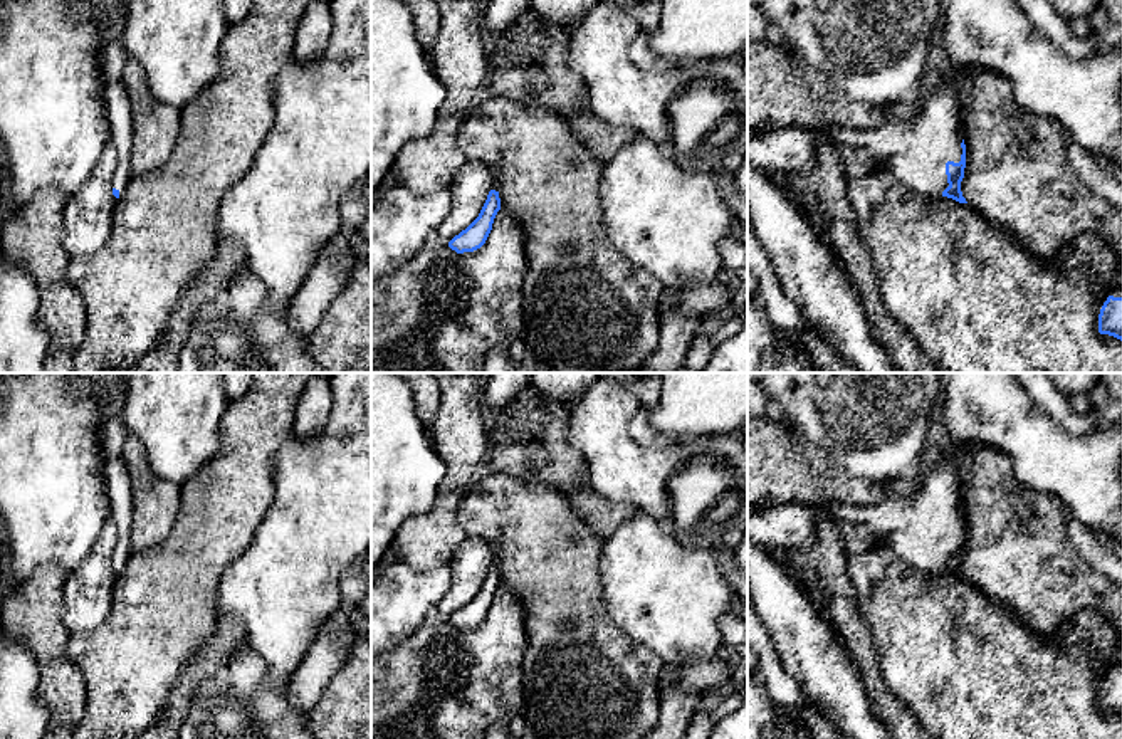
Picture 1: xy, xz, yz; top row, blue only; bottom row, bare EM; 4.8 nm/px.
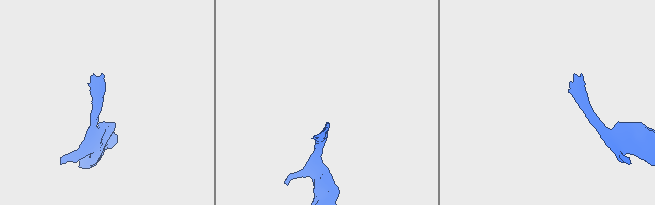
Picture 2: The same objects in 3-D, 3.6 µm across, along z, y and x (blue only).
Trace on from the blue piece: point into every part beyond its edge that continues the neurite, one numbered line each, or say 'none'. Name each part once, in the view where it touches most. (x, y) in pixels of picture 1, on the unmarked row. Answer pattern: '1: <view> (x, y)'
1: yz (916, 528)

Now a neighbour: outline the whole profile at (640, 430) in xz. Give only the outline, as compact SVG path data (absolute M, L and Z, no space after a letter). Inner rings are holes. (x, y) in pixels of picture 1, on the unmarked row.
M642 410L628 425L630 437L645 448L663 450L680 443L674 435L657 432L648 422L648 411Z

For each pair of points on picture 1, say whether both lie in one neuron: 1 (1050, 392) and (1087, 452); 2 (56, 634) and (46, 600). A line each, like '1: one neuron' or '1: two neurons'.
1: two neurons
2: one neuron

